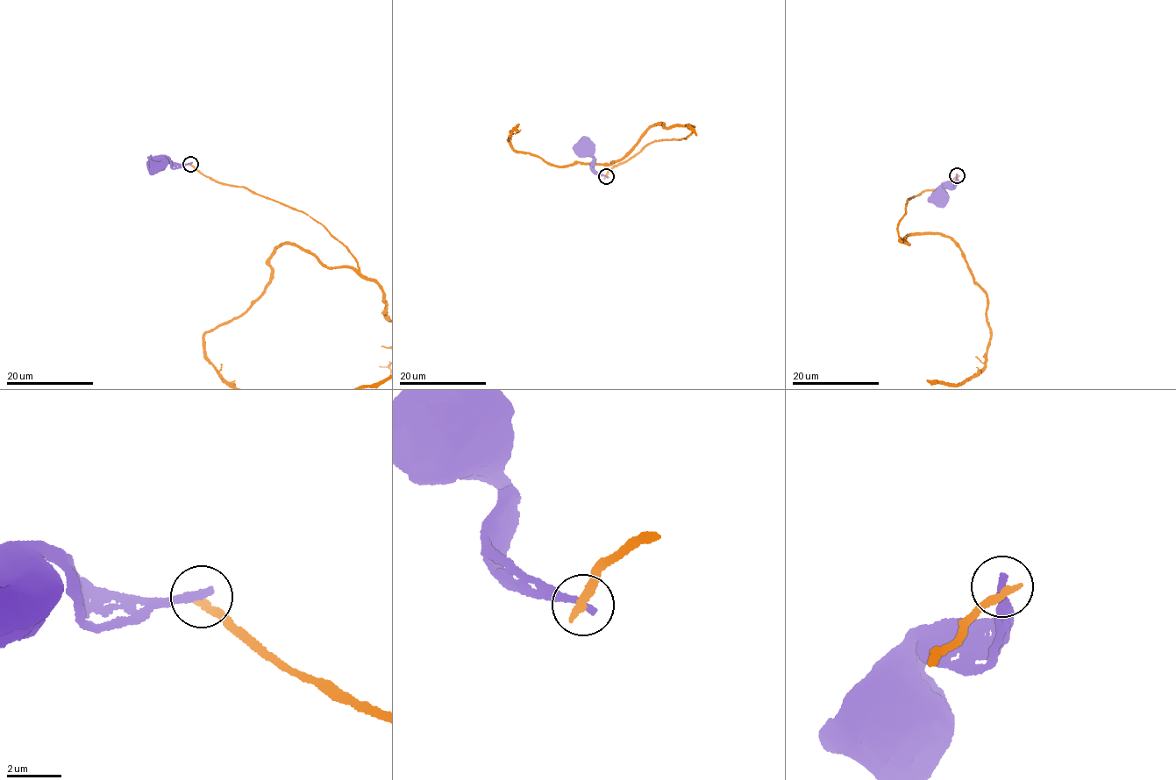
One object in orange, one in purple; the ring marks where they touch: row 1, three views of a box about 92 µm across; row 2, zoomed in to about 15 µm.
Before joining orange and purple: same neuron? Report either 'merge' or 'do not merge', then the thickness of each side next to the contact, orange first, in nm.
do not merge | 320/320 nm

